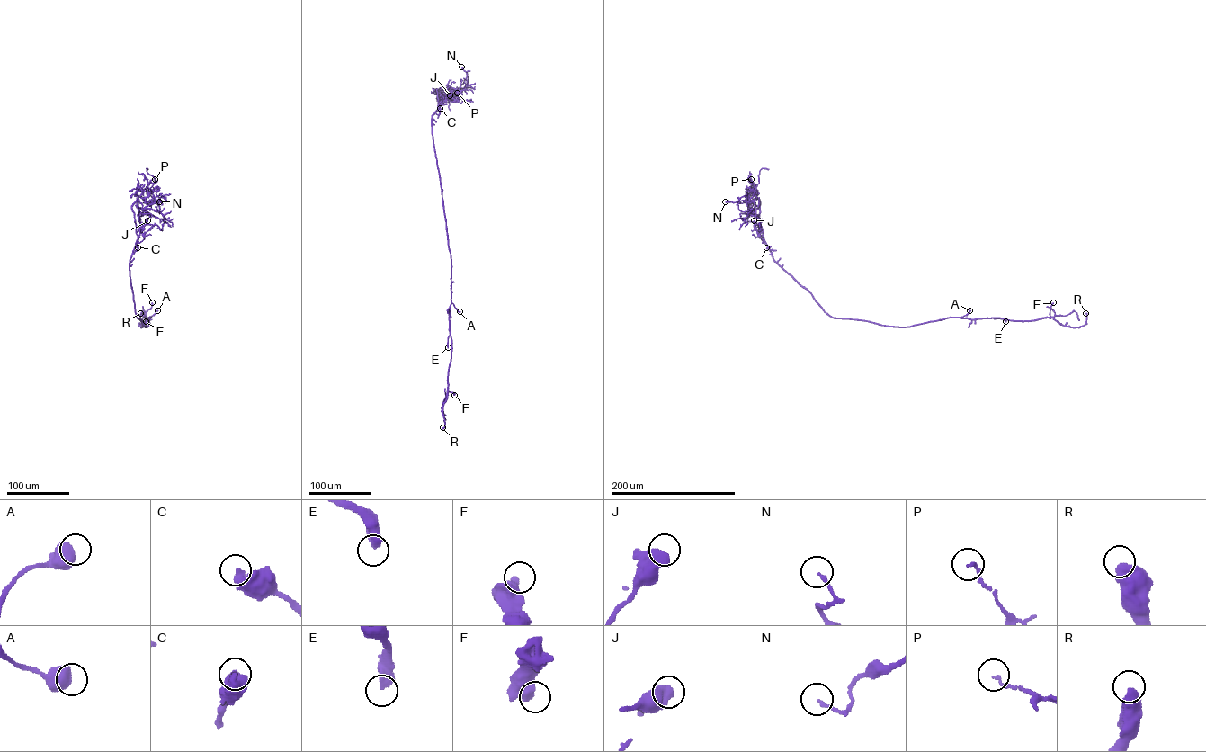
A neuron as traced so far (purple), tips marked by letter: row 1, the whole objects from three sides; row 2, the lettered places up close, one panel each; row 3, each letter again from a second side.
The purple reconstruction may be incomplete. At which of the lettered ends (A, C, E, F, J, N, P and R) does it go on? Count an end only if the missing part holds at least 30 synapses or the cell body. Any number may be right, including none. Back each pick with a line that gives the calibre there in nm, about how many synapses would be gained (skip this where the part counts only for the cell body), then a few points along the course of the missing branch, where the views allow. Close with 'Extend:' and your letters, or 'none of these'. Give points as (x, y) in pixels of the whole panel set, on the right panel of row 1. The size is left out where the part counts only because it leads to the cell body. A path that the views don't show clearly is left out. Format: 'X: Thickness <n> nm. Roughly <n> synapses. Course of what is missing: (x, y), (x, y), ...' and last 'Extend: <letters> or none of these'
Extend: none of these

